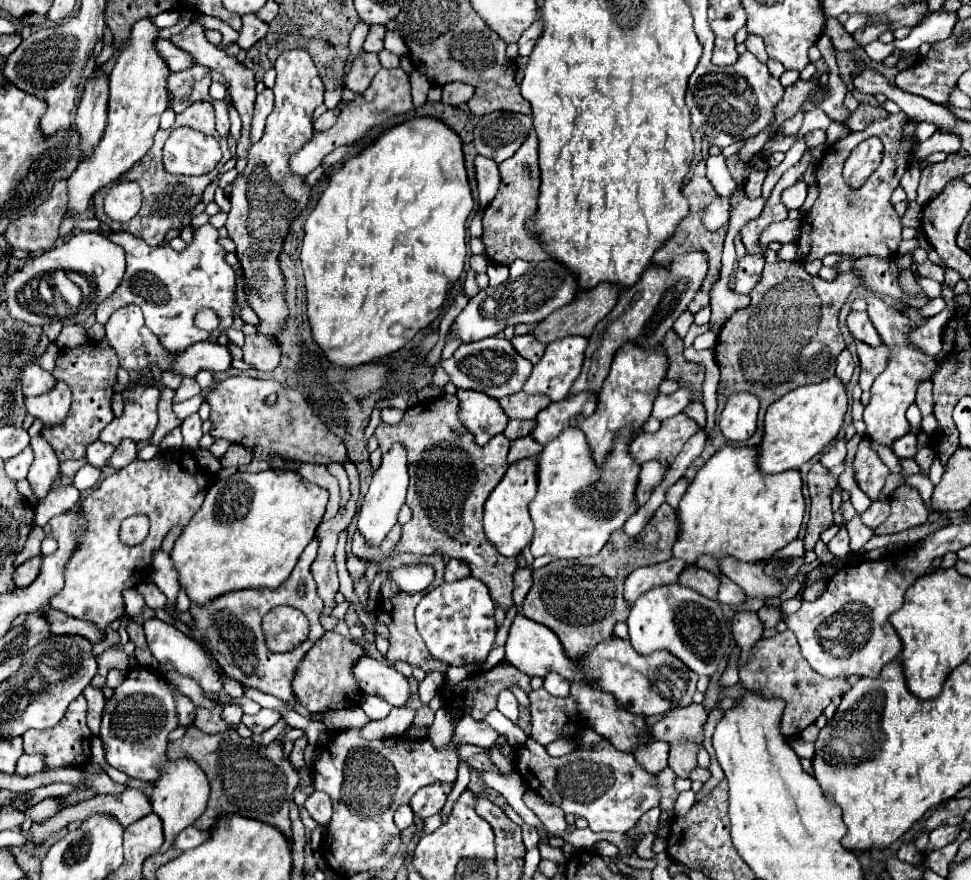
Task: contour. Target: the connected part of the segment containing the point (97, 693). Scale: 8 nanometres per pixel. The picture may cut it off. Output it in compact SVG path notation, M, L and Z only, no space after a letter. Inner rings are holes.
M87 687L83 697L87 699L87 727L91 729L93 735L99 735L99 723L101 723L101 711L105 705L105 697L101 693L101 689L95 687Z

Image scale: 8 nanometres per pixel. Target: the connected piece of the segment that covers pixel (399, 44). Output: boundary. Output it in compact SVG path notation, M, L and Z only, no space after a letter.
M387 31L387 35L385 35L385 49L395 53L395 55L399 55L399 57L407 55L407 45L405 45L403 37L397 31Z

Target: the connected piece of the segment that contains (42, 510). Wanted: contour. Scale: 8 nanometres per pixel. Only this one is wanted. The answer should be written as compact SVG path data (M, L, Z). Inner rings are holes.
M55 485L51 493L35 506L35 524L45 527L55 515L73 509L81 499L81 491L75 485Z

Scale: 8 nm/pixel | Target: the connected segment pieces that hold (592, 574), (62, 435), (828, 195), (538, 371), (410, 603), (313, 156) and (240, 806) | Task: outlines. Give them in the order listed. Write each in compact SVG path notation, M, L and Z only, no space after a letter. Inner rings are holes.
M663 503L639 537L629 539L623 529L611 533L605 549L593 557L577 557L577 561L551 561L533 571L533 587L521 607L521 613L549 627L561 641L565 653L577 661L597 643L605 641L617 621L627 621L629 605L623 599L625 577L643 565L671 559L673 541L677 541L675 509Z
M105 339L101 343L89 341L89 345L85 347L59 351L53 377L59 381L65 381L71 387L73 399L69 407L69 417L65 417L61 425L55 425L55 427L45 425L41 429L43 439L55 449L55 455L59 461L83 459L87 445L97 441L101 429L109 425L111 419L115 417L111 411L111 397L113 397L111 385L117 381L117 367L119 367L117 355L113 353L113 349L107 345Z
M899 111L897 115L873 121L862 131L851 132L845 139L833 143L825 151L823 159L815 169L819 197L813 209L801 219L801 237L797 243L799 261L823 259L829 253L851 255L851 257L875 255L881 259L897 255L897 247L901 243L901 219L893 209L891 193L899 187L903 173L911 165L911 153L917 149L915 127L917 123L911 121L903 111ZM872 136L879 137L883 143L883 161L877 167L877 171L857 191L853 191L841 175L843 163L853 147L857 147L859 143Z
M565 337L547 345L541 361L533 365L523 391L529 395L547 395L553 403L565 399L581 373L585 347L585 337Z
M385 581L381 585L381 595L379 595L379 603L375 607L375 615L389 629L389 649L387 649L387 653L383 657L389 663L405 661L405 663L409 663L413 667L421 667L425 673L441 671L445 675L449 665L441 665L441 661L433 659L433 655L425 649L425 643L421 641L421 635L417 635L417 629L415 629L413 611L415 611L415 607L417 607L417 603L421 601L422 597L422 593L408 594L402 591L393 581Z
M381 69L373 83L369 85L369 89L363 93L363 95L357 95L357 99L353 99L339 115L337 123L327 129L327 131L321 131L321 133L315 133L313 139L301 149L297 151L295 155L291 155L291 169L297 173L297 175L309 175L317 165L321 165L321 161L325 159L325 155L329 155L333 149L341 147L341 145L347 145L347 143L353 143L361 137L365 137L365 133L369 129L373 129L375 125L381 125L385 123L389 117L393 115L401 115L401 113L409 113L413 109L413 103L411 103L411 85L409 85L409 77L403 69Z
M191 725L185 737L169 743L167 757L169 759L191 757L209 779L211 797L205 813L195 823L197 829L211 829L217 817L235 813L277 827L291 841L289 801L299 783L299 773L291 767L287 759L283 759L283 747L279 741L273 741L267 747L259 747L251 739L239 737L235 729L217 735L205 735L203 731Z

